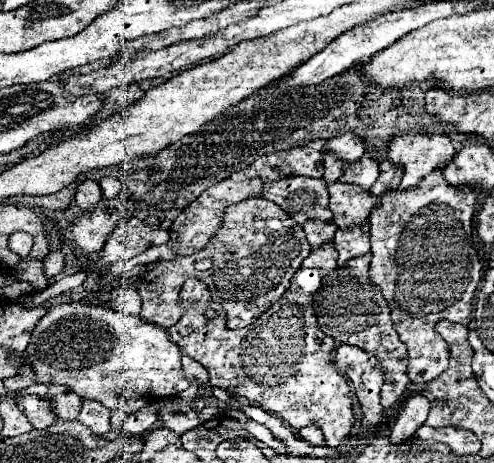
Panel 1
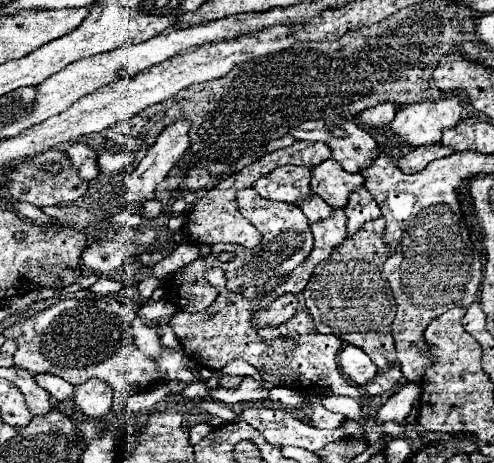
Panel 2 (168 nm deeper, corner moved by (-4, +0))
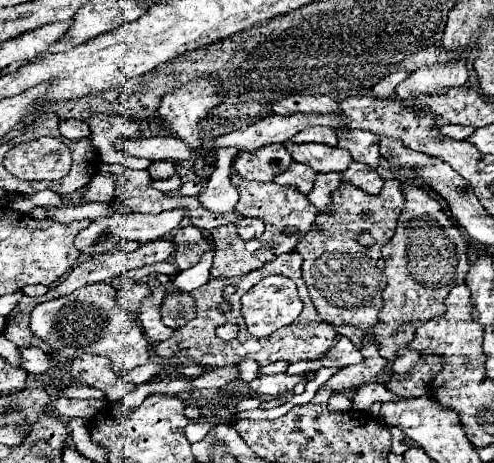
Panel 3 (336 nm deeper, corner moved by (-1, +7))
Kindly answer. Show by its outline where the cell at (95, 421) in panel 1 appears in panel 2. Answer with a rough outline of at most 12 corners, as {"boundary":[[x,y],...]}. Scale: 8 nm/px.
{"boundary":[[104,380],[74,386],[82,414],[102,418],[112,408],[112,388]]}

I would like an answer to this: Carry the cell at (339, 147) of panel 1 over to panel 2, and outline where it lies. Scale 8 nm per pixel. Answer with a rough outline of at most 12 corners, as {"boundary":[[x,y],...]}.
{"boundary":[[396,104],[372,106],[358,116],[368,128],[394,120]]}

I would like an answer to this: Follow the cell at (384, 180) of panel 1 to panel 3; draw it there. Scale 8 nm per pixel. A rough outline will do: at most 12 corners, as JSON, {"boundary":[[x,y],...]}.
{"boundary":[[443,125],[441,135],[453,141],[463,141],[475,129]]}

